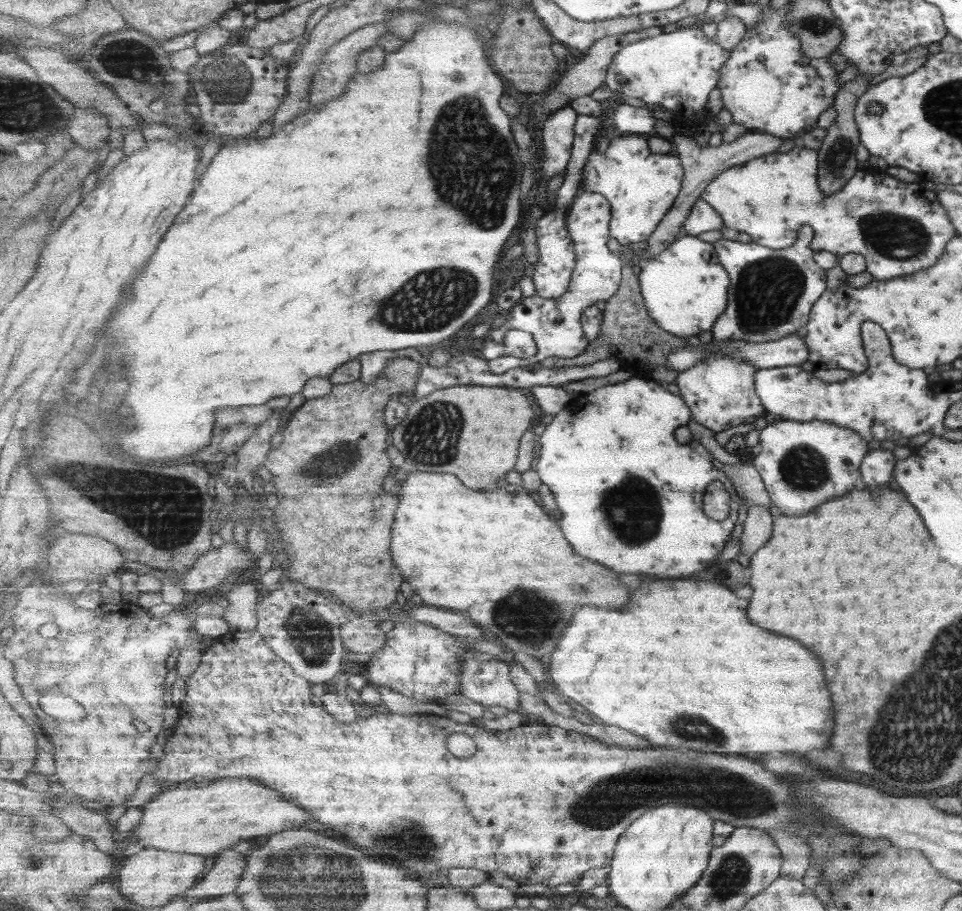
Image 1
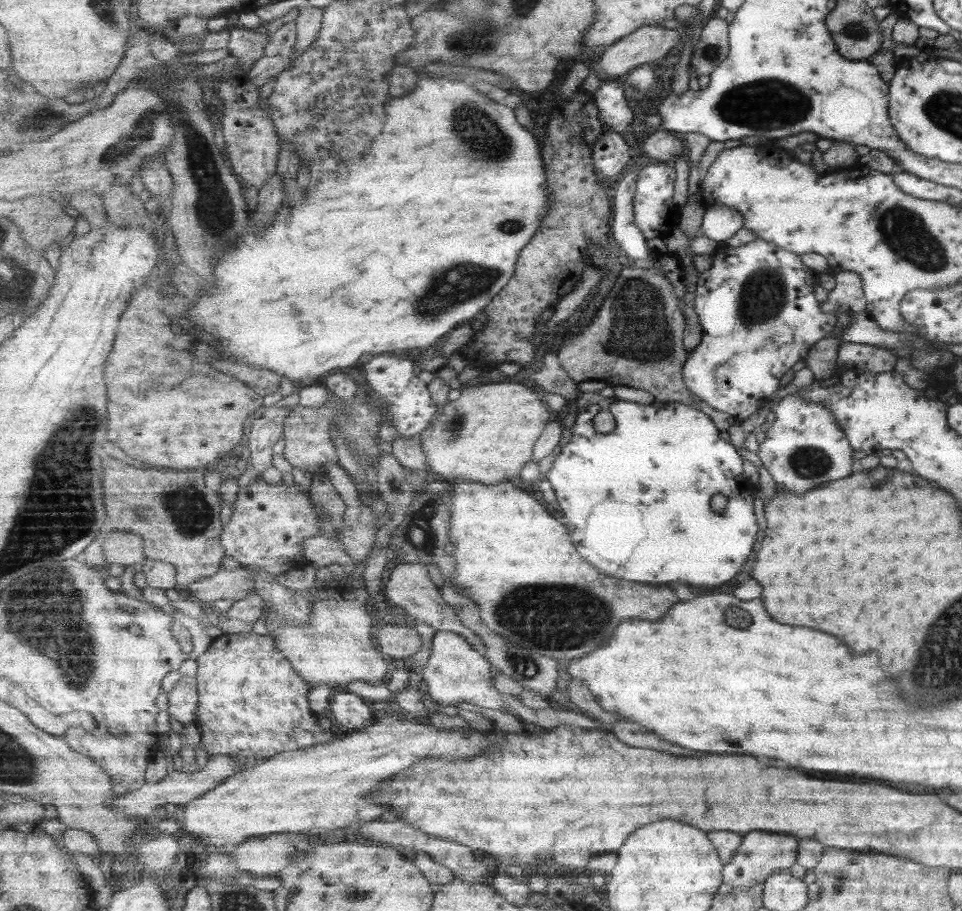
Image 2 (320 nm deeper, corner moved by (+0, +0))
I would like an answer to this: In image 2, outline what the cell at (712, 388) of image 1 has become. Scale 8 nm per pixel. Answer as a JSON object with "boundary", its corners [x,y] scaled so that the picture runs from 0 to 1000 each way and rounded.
{"boundary":[[[789,260],[764,272],[758,269],[754,270],[754,272],[747,272],[747,277],[743,279],[743,284],[741,284],[740,293],[728,300],[723,318],[722,338],[727,346],[732,368],[730,377],[720,386],[716,387],[717,392],[714,394],[711,403],[711,418],[715,425],[742,449],[763,457],[766,462],[778,460],[783,452],[790,446],[793,446],[795,440],[806,432],[811,417],[815,417],[820,405],[839,390],[844,378],[847,378],[852,371],[861,370],[866,362],[868,346],[862,342],[853,342],[847,326],[846,316],[851,313],[850,304],[851,300],[835,289],[833,280],[817,276],[815,272],[810,272],[807,268],[791,263]]]}

